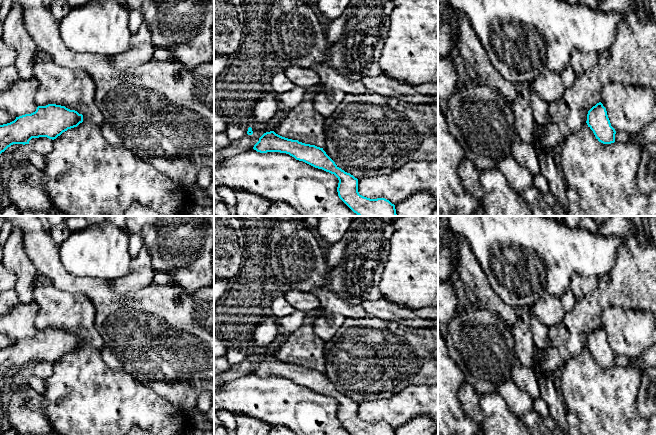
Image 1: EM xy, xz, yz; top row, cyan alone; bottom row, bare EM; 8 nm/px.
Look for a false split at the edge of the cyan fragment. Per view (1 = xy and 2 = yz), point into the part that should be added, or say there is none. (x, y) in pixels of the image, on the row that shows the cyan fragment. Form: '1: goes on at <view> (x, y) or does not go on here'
1: does not go on here
2: does not go on here

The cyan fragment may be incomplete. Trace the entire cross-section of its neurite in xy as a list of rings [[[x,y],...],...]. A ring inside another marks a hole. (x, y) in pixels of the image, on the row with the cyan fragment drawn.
[[[48,104],[10,123],[0,125],[0,154],[13,144],[29,144],[32,138],[56,139],[83,122],[83,115],[65,106]]]

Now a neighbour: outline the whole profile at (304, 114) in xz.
[[[303,101],[296,107],[290,109],[290,111],[283,116],[283,119],[278,123],[277,127],[273,131],[282,137],[324,148],[324,121],[325,117],[314,109],[312,103]]]

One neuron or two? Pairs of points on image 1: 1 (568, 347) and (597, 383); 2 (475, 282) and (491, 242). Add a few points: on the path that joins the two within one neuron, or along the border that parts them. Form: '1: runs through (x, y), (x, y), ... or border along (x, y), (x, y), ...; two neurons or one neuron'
1: border along (585, 346), (578, 352), (573, 353), (559, 366); two neurons
2: border along (470, 247), (492, 289); two neurons

